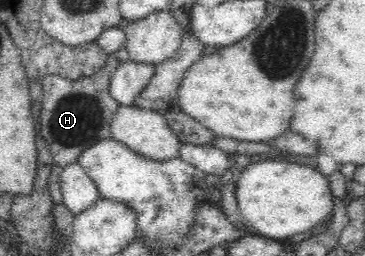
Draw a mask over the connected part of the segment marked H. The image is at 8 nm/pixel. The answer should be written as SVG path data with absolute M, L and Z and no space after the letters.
M114 55L98 72L79 80L70 80L56 75L43 76L42 99L39 115L40 131L46 145L51 150L55 165L62 168L77 162L80 154L89 146L110 139L110 124L120 105L116 103L109 92L111 76L118 68Z

